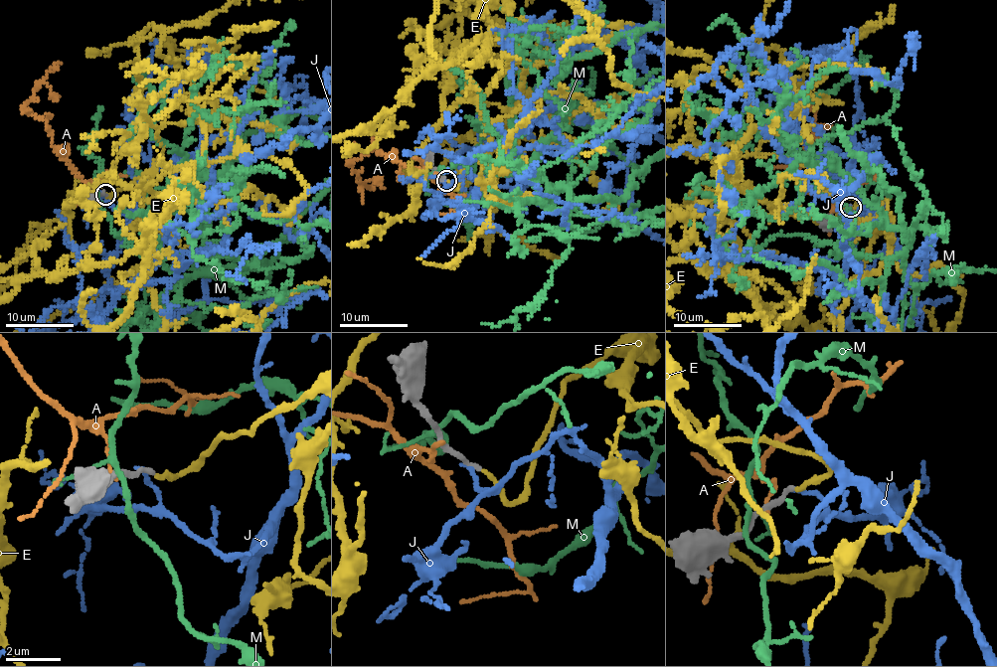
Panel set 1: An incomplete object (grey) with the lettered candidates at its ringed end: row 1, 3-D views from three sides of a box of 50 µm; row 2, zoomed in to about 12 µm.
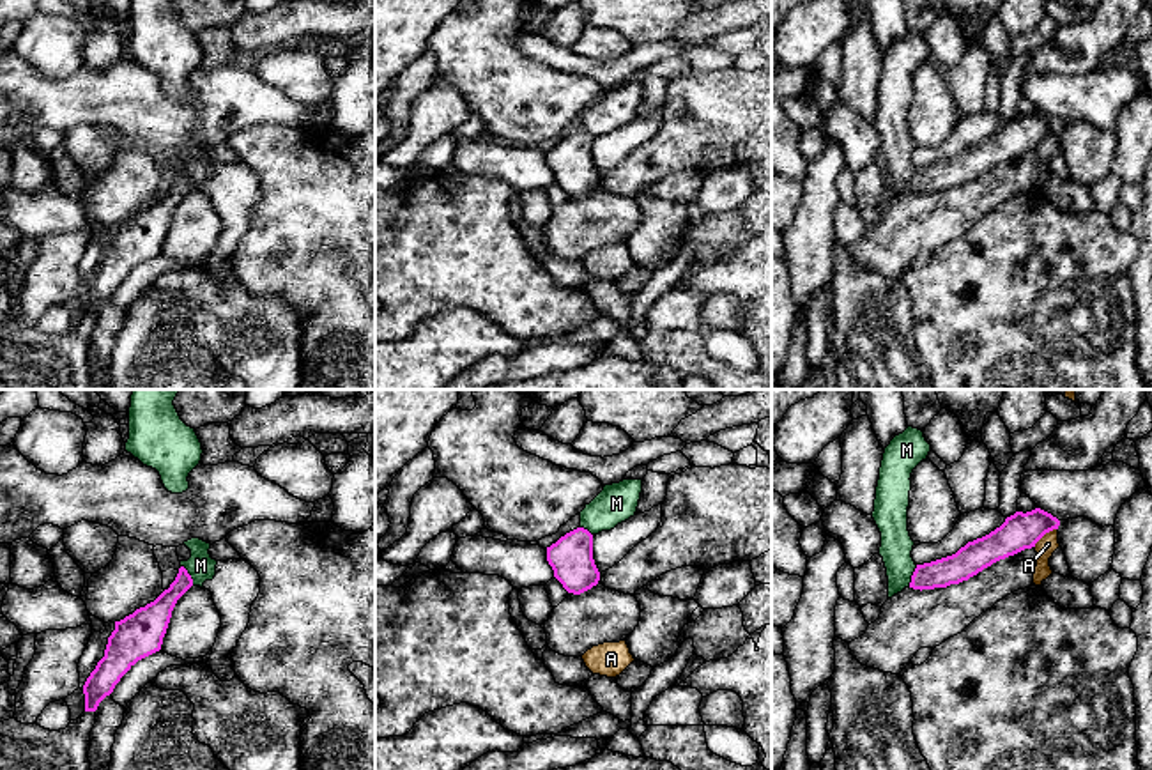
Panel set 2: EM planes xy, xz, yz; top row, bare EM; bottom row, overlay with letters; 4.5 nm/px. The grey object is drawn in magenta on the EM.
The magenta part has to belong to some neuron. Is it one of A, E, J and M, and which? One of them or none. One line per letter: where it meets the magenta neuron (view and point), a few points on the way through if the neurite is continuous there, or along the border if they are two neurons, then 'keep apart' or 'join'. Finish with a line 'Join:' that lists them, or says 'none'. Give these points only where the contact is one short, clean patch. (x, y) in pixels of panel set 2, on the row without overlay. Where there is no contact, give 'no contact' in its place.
A: yz (1044, 137) | along yz (1057, 131), (1050, 133), (1034, 151) | keep apart
E: no contact | join
J: no contact | keep apart
M: xy (190, 179) | along xy (181, 169), (193, 188) | keep apart
Join: E

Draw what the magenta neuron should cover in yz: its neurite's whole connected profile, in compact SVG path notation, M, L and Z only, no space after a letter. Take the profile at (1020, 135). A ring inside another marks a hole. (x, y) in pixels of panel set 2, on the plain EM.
M1041 112L1026 117L1016 115L1000 131L968 145L956 158L917 168L910 191L922 195L968 184L993 166L1035 150L1046 136L1058 129L1060 124Z

